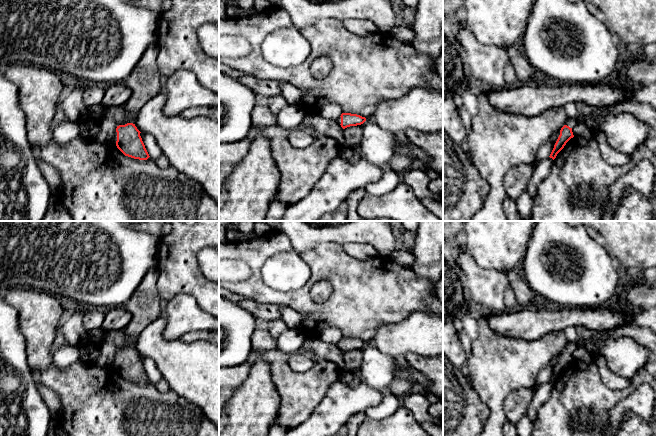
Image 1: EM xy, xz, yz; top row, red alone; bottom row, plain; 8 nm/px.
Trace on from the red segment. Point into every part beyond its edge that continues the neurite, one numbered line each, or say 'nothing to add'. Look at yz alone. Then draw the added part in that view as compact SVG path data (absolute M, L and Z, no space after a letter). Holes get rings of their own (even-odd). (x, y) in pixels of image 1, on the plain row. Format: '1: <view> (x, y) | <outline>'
1: yz (644, 336) | M624 325L607 332L593 331L592 337L584 340L577 339L575 342L567 344L565 349L573 353L578 347L586 346L588 343L598 346L601 341L619 337L634 339L640 345L647 348L652 354L652 359L656 360L656 333L644 326Z

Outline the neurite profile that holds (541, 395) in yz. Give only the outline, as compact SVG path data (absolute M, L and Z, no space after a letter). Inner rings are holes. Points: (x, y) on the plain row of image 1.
M547 381L541 384L534 392L530 406L528 407L527 414L534 422L537 418L538 409L548 400L553 388L553 383Z

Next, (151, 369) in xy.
M144 357L144 359L142 361L142 365L145 369L145 372L147 374L150 382L156 384L163 378L160 370L158 369L157 365L151 358Z

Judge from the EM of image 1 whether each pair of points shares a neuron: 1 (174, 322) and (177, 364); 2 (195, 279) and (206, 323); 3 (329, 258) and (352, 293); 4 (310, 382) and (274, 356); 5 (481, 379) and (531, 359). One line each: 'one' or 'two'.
1: two
2: two
3: one
4: one
5: one

